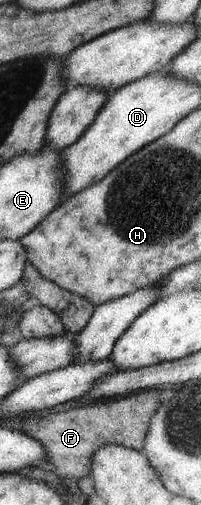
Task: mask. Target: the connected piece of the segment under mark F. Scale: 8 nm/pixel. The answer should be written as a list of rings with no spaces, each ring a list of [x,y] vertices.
[[[159,388],[145,389],[141,392],[136,391],[132,396],[126,395],[116,399],[108,399],[108,402],[96,400],[94,404],[80,406],[80,408],[75,407],[64,413],[49,413],[40,418],[32,416],[30,420],[34,420],[34,422],[28,422],[22,428],[26,428],[26,434],[33,439],[38,439],[45,448],[47,460],[44,461],[44,468],[46,470],[52,468],[57,476],[72,476],[72,478],[79,479],[89,474],[92,453],[102,445],[120,445],[141,452],[149,418],[161,402],[159,391]]]

